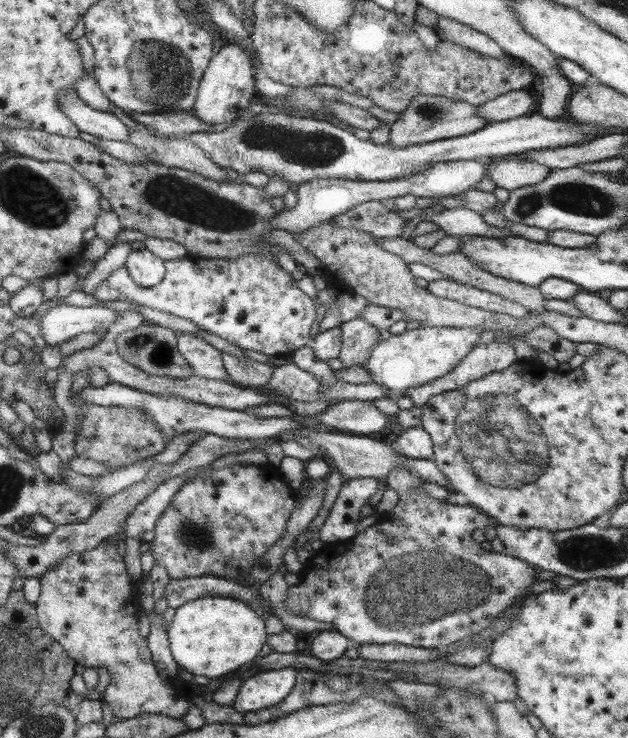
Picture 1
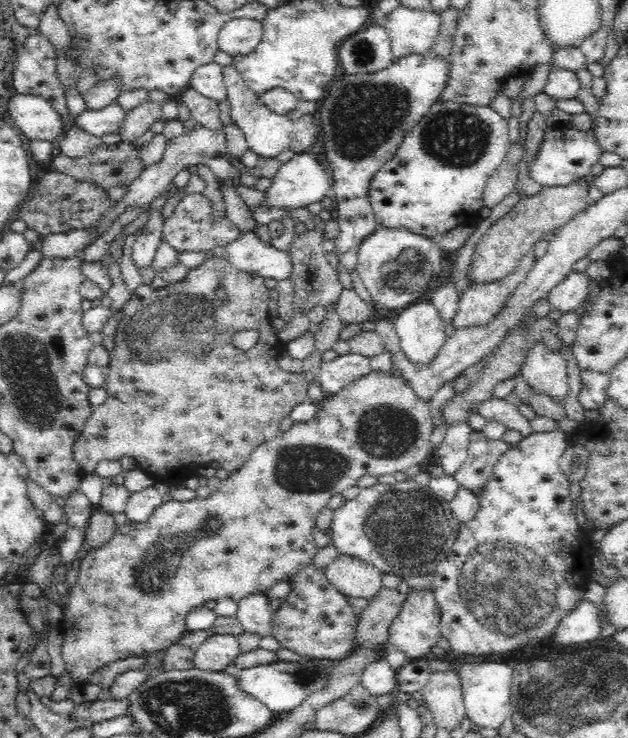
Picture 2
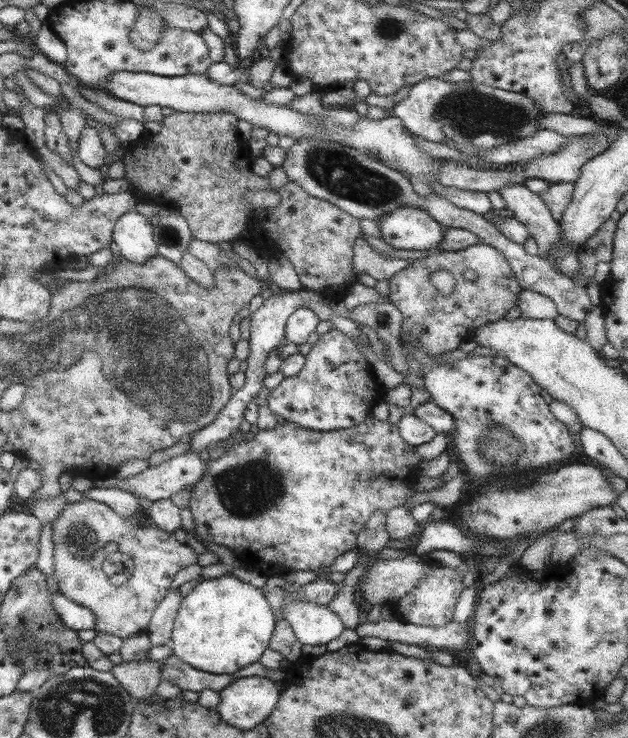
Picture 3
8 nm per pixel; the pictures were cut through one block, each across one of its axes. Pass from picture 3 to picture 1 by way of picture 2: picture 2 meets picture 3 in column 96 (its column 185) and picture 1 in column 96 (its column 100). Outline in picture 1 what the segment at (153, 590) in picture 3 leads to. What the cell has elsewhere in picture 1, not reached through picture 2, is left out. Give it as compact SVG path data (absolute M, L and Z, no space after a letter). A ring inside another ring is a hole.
M101 541L95 548L80 553L68 552L67 558L59 566L49 566L39 577L40 594L35 603L36 621L48 637L57 641L60 647L84 668L103 667L110 674L110 683L103 690L103 705L112 710L113 716L130 719L139 714L158 714L179 719L185 716L189 704L183 694L179 694L170 681L157 676L150 650L145 640L137 632L137 622L131 618L137 616L137 592L125 572L123 558L117 554L117 546Z

